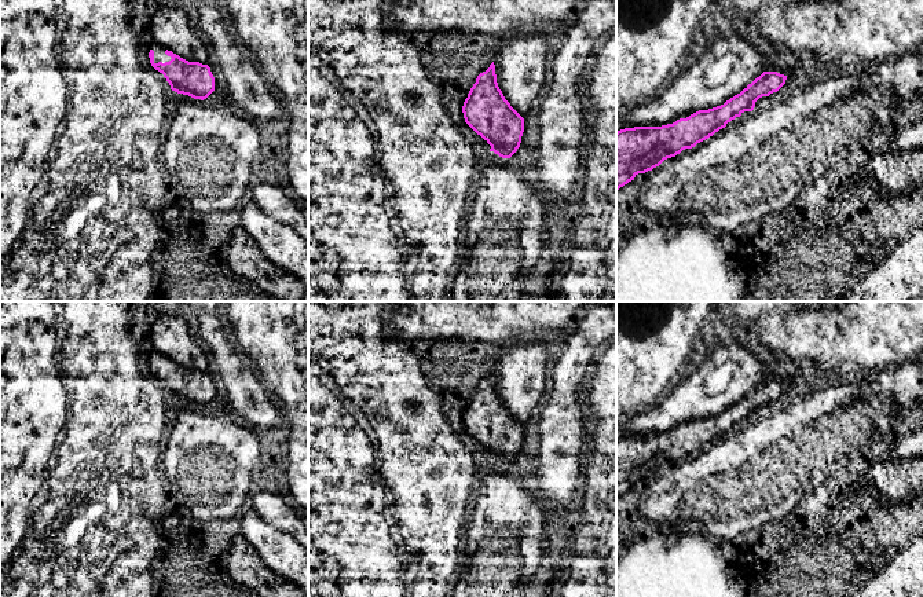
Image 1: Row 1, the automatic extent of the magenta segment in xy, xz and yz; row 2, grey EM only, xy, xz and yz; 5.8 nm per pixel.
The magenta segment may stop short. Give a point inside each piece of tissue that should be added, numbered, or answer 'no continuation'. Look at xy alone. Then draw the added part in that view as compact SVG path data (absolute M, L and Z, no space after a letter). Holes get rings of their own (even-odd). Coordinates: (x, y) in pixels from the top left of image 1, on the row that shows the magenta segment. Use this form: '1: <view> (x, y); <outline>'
1: xy (160, 55); M154 41L151 43L150 50L154 51L154 63L158 63L158 62L165 63L165 62L169 62L172 59L171 56L168 56L165 54L166 50Z

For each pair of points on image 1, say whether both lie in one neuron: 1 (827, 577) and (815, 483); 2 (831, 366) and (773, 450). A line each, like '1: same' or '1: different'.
1: same
2: different

